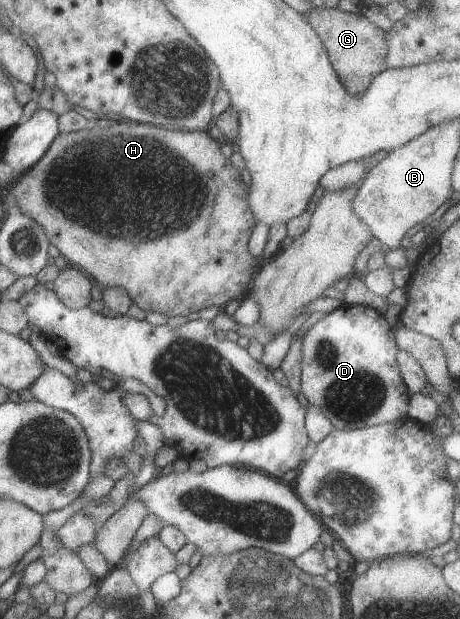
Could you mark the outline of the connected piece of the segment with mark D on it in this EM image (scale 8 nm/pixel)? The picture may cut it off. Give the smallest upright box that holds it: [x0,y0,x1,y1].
[300,305,410,430]

